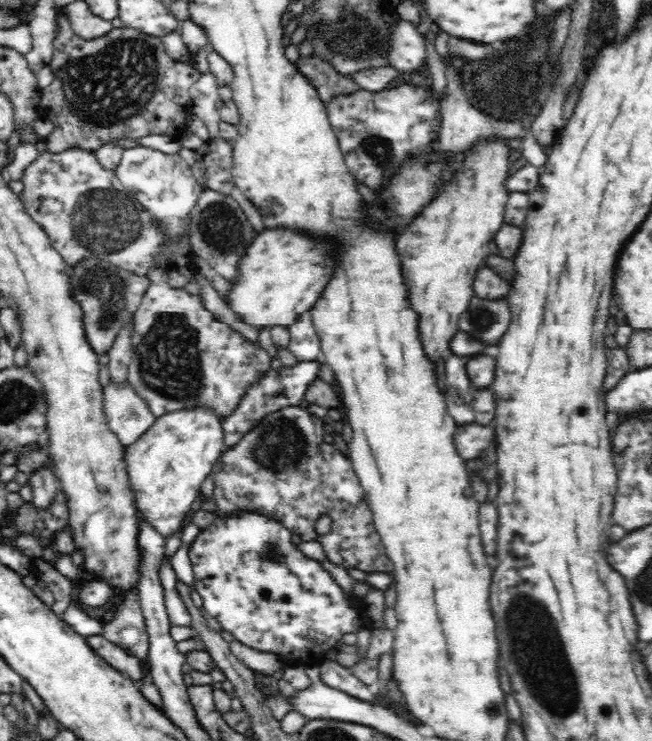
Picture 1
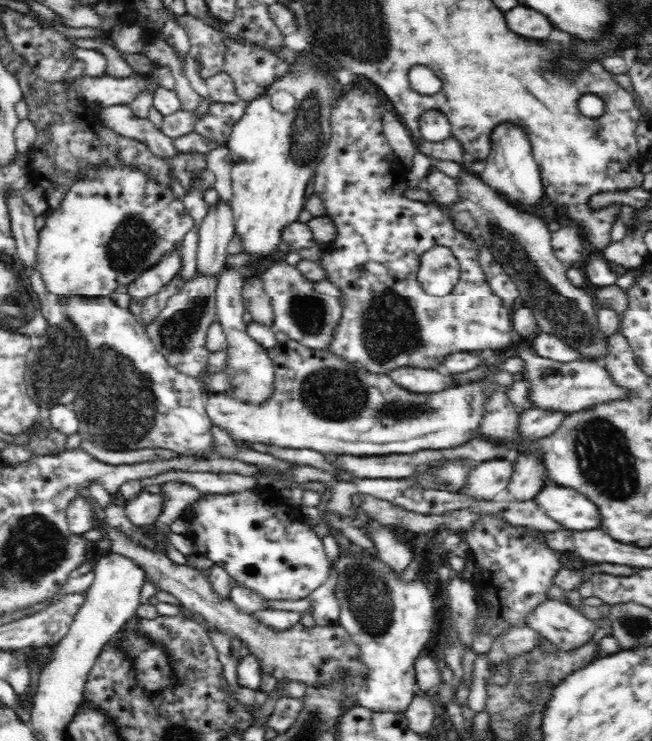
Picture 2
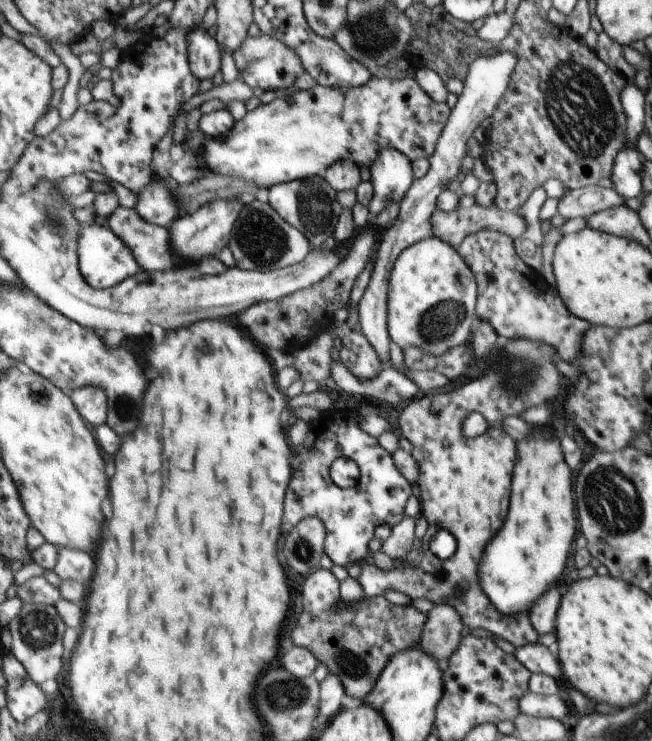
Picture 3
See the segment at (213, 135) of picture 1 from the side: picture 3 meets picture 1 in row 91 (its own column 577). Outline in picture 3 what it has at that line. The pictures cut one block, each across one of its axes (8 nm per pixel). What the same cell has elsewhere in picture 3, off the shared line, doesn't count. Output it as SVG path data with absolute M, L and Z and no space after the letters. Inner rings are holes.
M587 186L583 189L567 190L558 201L557 213L565 221L573 218L589 217L591 214L623 205L623 200L612 188Z

